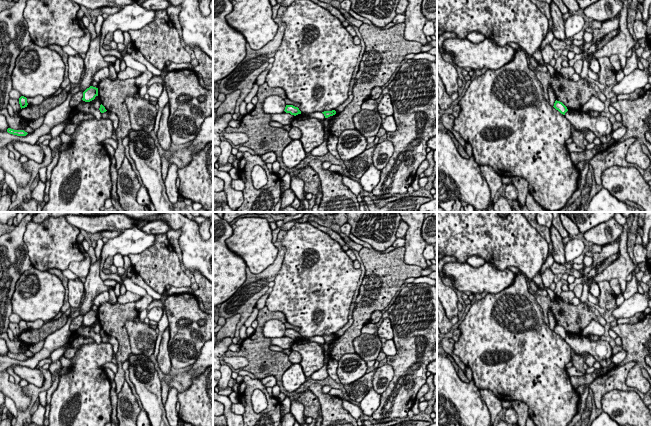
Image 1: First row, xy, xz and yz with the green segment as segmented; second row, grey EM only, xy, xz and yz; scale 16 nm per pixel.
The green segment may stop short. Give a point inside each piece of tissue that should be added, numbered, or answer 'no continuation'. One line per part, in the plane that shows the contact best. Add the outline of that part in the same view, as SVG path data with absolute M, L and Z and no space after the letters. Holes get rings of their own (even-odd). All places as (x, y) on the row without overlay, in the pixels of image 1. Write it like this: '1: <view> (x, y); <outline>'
no continuation

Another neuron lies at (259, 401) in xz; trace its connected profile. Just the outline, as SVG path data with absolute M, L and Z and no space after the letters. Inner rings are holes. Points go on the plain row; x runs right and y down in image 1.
M255 389L251 396L252 408L255 413L261 413L267 408L267 398L263 391Z

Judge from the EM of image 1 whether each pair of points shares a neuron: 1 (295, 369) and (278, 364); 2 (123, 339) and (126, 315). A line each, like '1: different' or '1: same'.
1: different
2: same

